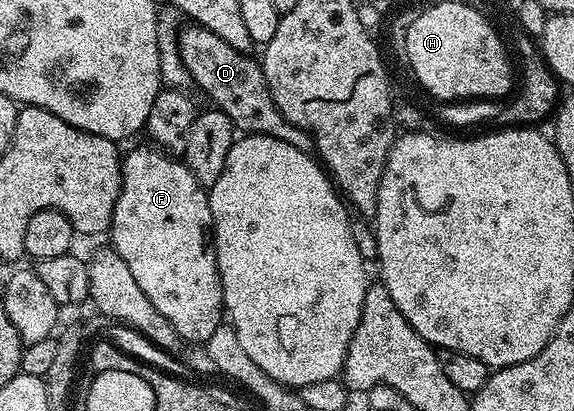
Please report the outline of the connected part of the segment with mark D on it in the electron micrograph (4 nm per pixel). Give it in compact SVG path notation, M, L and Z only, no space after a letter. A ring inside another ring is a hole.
M193 22L177 33L178 53L188 70L191 81L202 92L210 95L210 100L217 111L228 114L239 133L252 136L271 136L280 138L280 142L288 142L288 146L296 146L301 152L314 152L314 139L310 133L297 128L292 122L280 114L276 102L272 102L266 79L262 73L262 65L253 55L236 50L236 46L228 46L220 34L212 34L204 26Z

